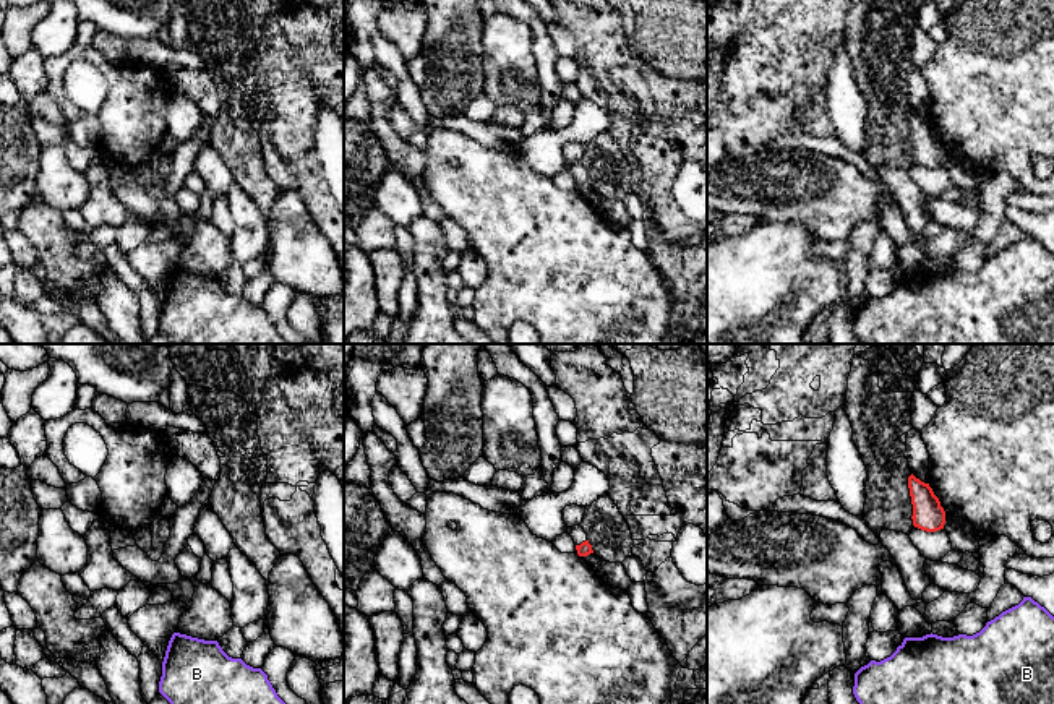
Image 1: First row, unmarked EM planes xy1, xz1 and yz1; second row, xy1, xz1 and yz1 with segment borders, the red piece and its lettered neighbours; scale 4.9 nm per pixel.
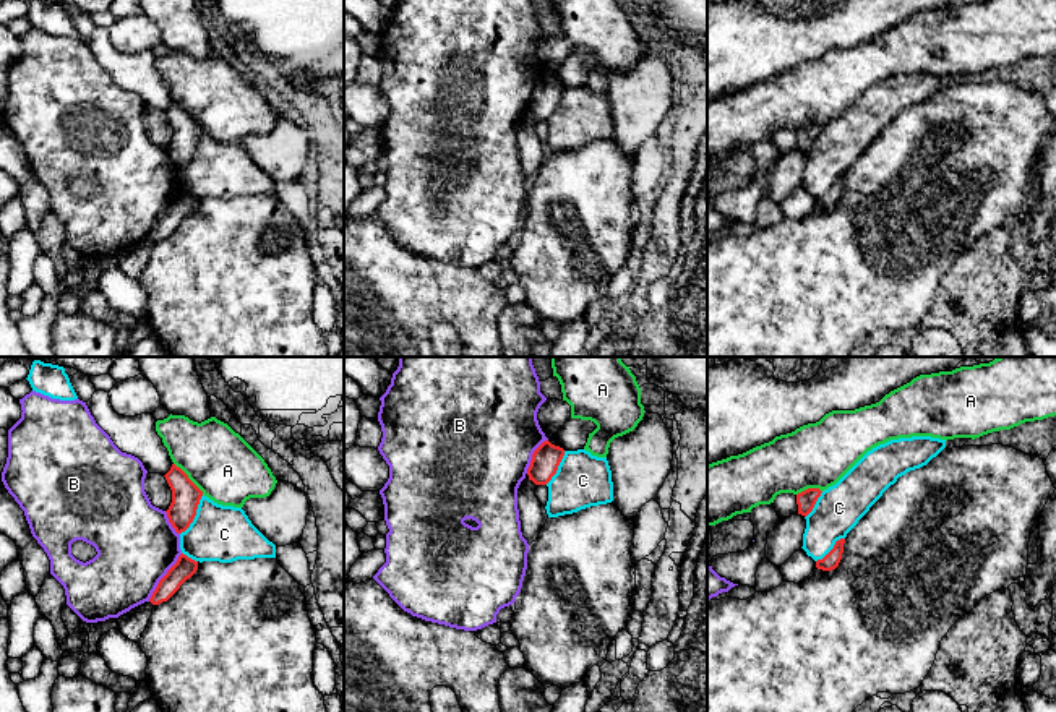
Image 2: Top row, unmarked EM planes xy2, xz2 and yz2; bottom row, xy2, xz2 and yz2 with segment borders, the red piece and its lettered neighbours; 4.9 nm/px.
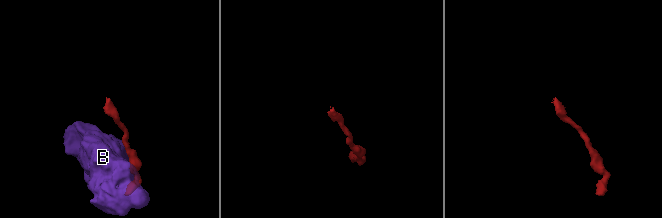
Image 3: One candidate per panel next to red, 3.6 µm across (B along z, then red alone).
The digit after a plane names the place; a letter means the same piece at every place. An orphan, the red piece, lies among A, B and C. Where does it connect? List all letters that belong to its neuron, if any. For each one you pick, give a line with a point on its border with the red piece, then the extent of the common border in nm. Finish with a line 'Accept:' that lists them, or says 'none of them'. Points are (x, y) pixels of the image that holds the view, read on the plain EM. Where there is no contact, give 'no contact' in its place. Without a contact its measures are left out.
Accept: none of them

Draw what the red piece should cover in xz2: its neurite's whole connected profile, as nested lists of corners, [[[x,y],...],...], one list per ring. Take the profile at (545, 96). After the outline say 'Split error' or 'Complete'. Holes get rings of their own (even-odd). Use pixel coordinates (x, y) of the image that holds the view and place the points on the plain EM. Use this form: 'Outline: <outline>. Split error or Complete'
Outline: [[[543,78],[532,91],[530,102],[527,105],[529,117],[535,122],[547,122],[556,110],[558,102],[564,92],[564,86]]]. Complete

